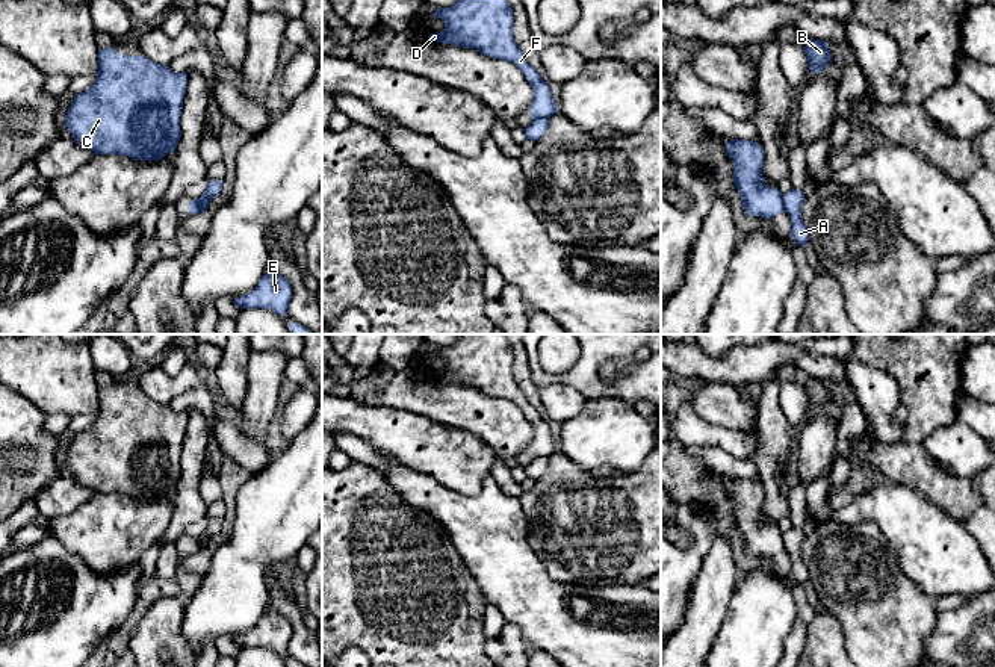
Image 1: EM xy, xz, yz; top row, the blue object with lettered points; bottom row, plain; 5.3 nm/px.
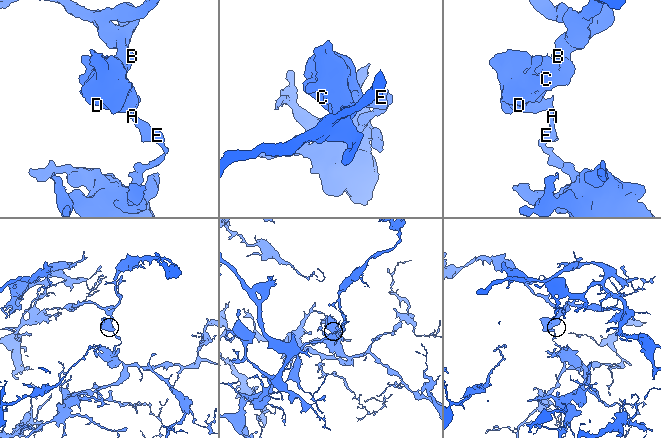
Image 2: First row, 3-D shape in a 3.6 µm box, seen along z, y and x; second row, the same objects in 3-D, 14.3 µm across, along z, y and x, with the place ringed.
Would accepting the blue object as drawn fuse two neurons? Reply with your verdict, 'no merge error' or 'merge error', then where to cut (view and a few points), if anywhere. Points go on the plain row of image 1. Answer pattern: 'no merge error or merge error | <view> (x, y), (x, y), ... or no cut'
merge error | xz (549, 456), (537, 456), (534, 459)

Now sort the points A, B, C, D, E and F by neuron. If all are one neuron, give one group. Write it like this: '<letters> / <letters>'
A E / B C D F

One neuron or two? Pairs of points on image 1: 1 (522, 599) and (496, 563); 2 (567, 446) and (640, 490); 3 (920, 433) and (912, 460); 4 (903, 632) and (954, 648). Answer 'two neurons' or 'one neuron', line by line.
1: one neuron
2: two neurons
3: two neurons
4: two neurons

